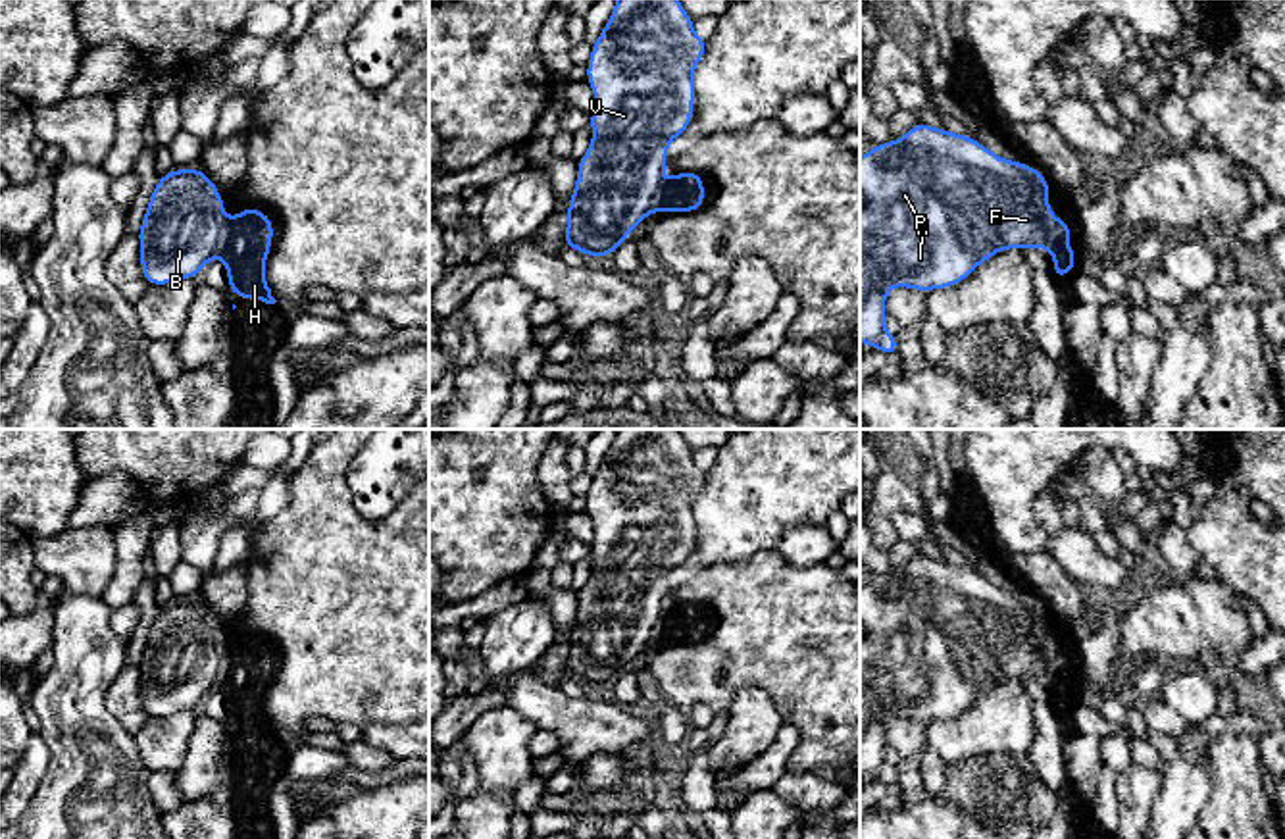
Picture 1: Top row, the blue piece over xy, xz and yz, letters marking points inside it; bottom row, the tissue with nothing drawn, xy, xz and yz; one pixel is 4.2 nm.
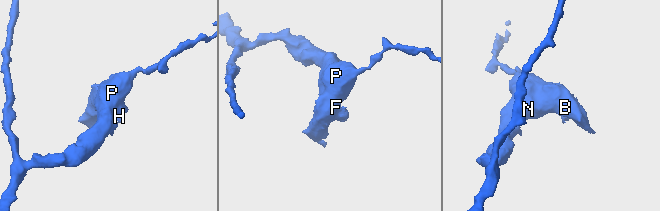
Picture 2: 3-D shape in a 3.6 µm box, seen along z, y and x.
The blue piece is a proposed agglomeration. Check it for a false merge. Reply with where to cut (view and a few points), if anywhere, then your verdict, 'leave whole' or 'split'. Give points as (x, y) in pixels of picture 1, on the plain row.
cut in yz along (1051, 645), (1062, 662), (1055, 678); split

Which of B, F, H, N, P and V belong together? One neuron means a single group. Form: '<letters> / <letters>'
B F N P V / H

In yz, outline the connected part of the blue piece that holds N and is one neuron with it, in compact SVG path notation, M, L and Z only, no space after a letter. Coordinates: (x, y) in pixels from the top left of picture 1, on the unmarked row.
M916 554L904 568L877 575L860 589L860 774L896 789L896 766L885 762L885 727L893 718L929 724L962 714L995 683L1008 679L1052 679L1064 662L1048 641L1048 612L1033 597L1010 593L979 572Z

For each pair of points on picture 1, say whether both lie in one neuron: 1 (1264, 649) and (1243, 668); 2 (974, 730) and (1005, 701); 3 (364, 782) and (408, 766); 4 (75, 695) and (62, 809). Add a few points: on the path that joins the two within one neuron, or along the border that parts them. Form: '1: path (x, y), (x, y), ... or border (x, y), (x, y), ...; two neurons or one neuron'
1: path (1259, 655), (1249, 664); one neuron
2: path (982, 724), (997, 709); one neuron
3: path (376, 780), (397, 770); one neuron
4: path (75, 724), (75, 780); one neuron

